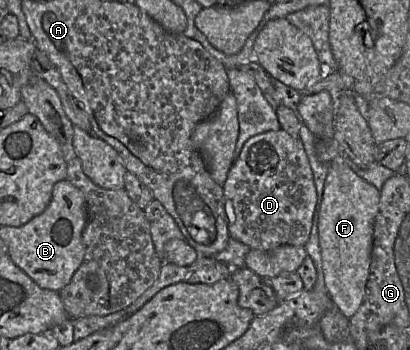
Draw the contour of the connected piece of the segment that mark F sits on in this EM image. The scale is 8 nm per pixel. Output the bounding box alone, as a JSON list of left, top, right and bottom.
[318,160,380,318]

